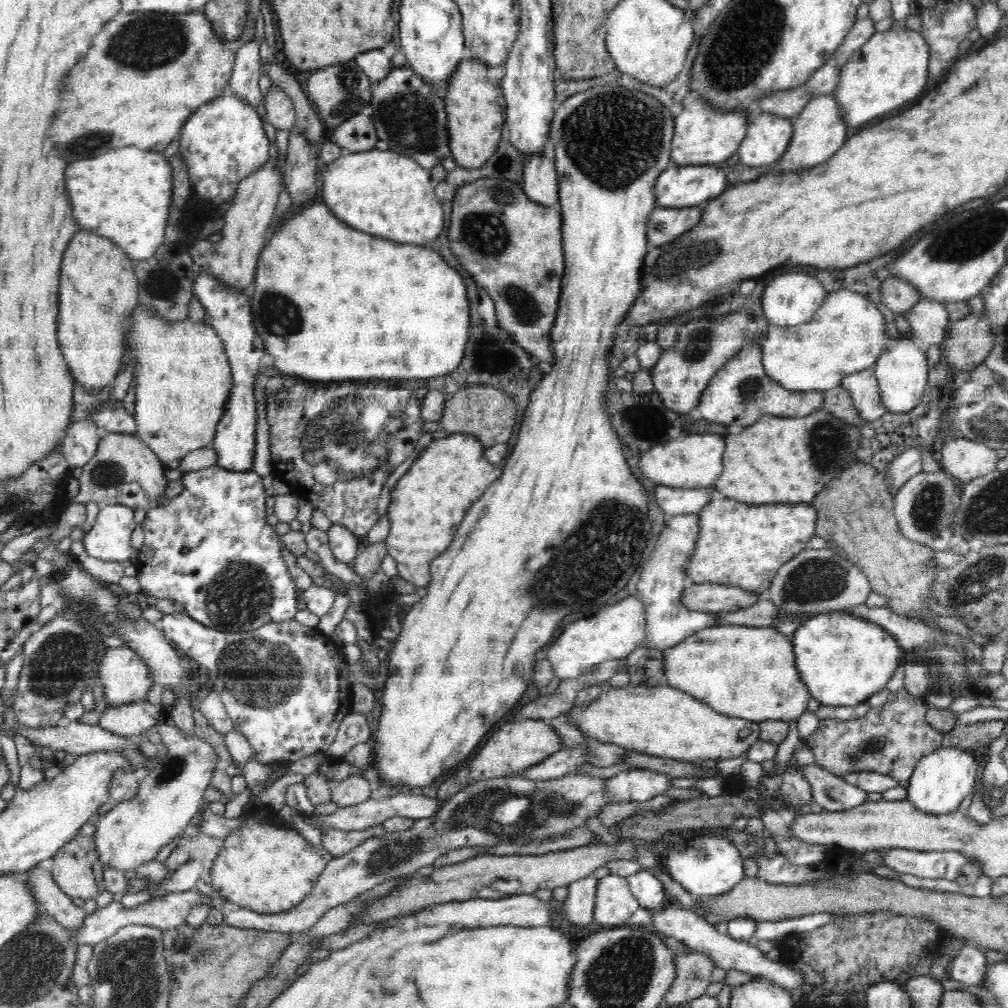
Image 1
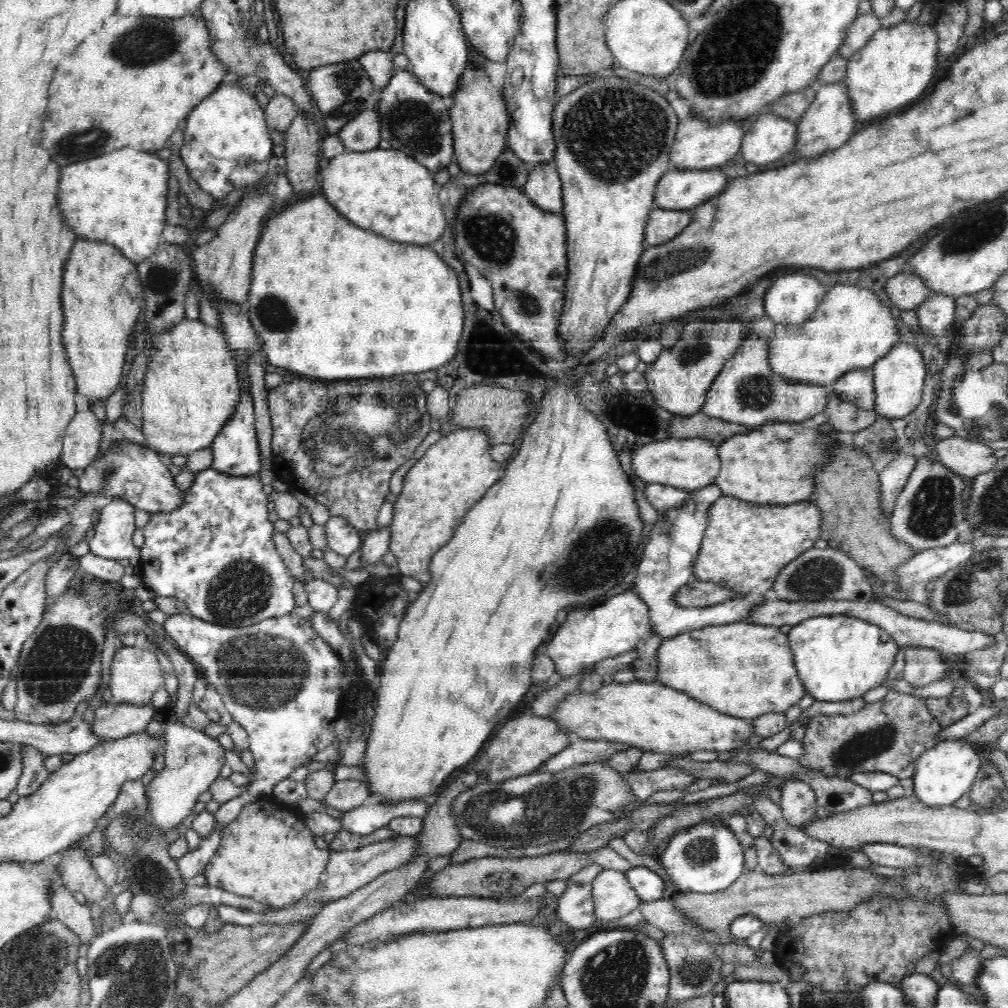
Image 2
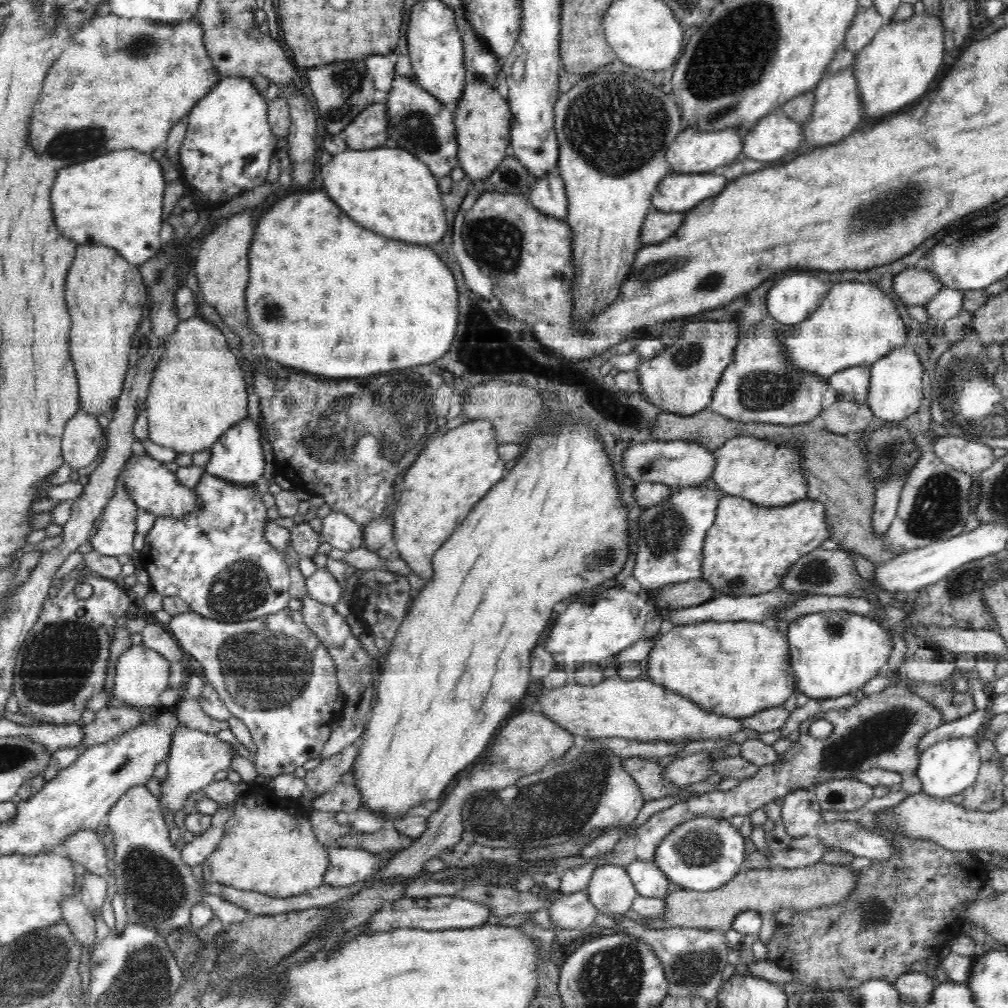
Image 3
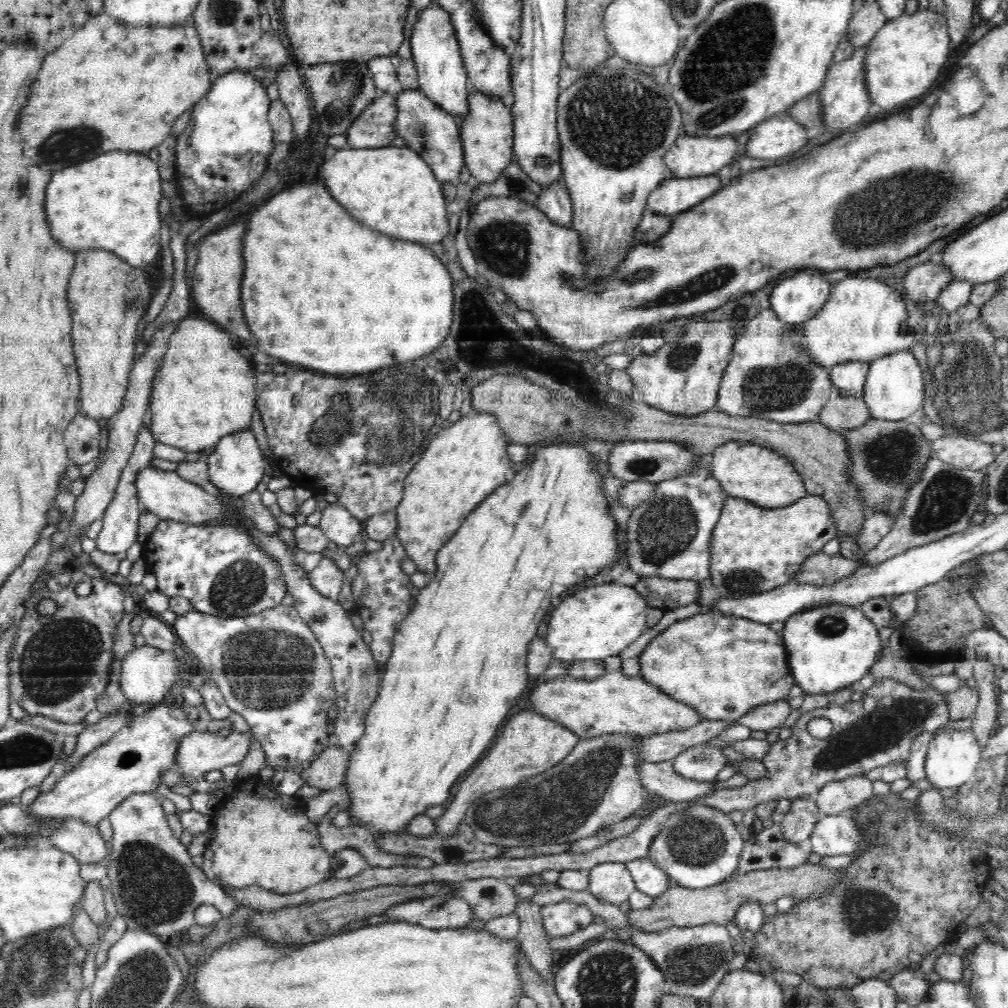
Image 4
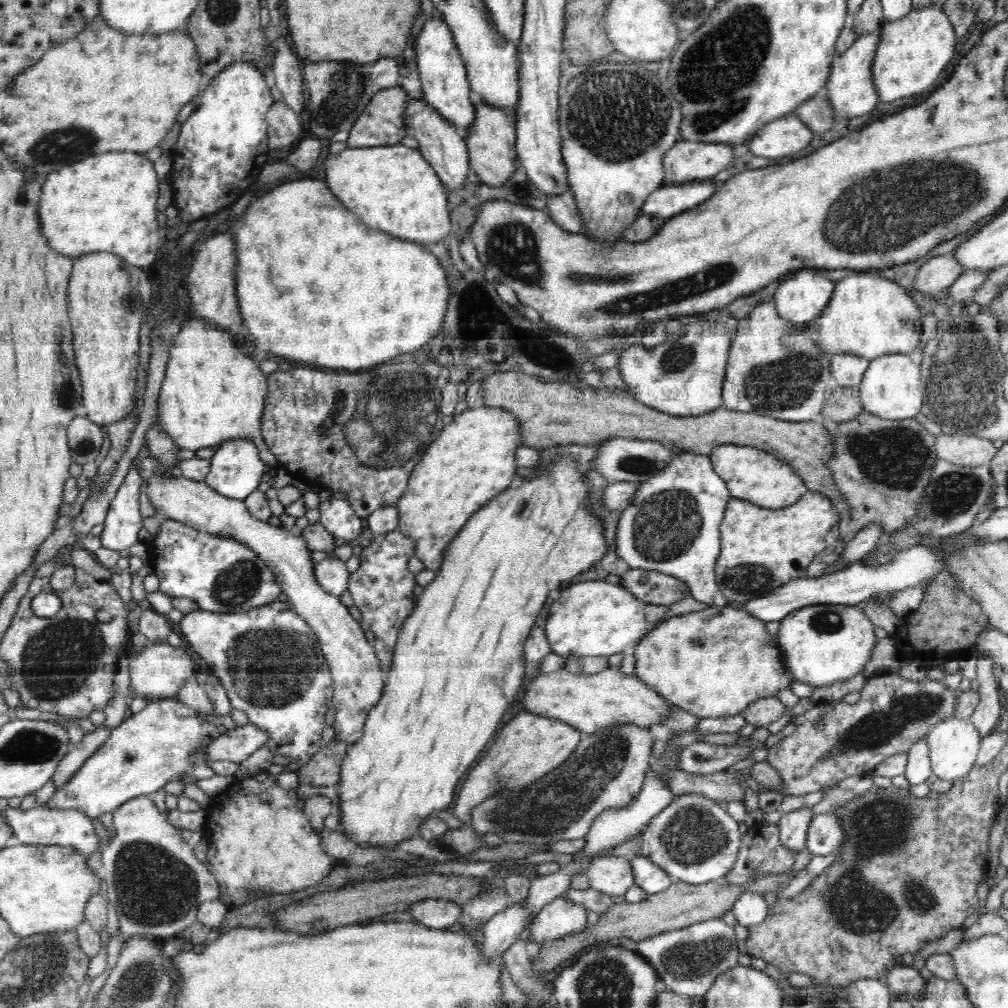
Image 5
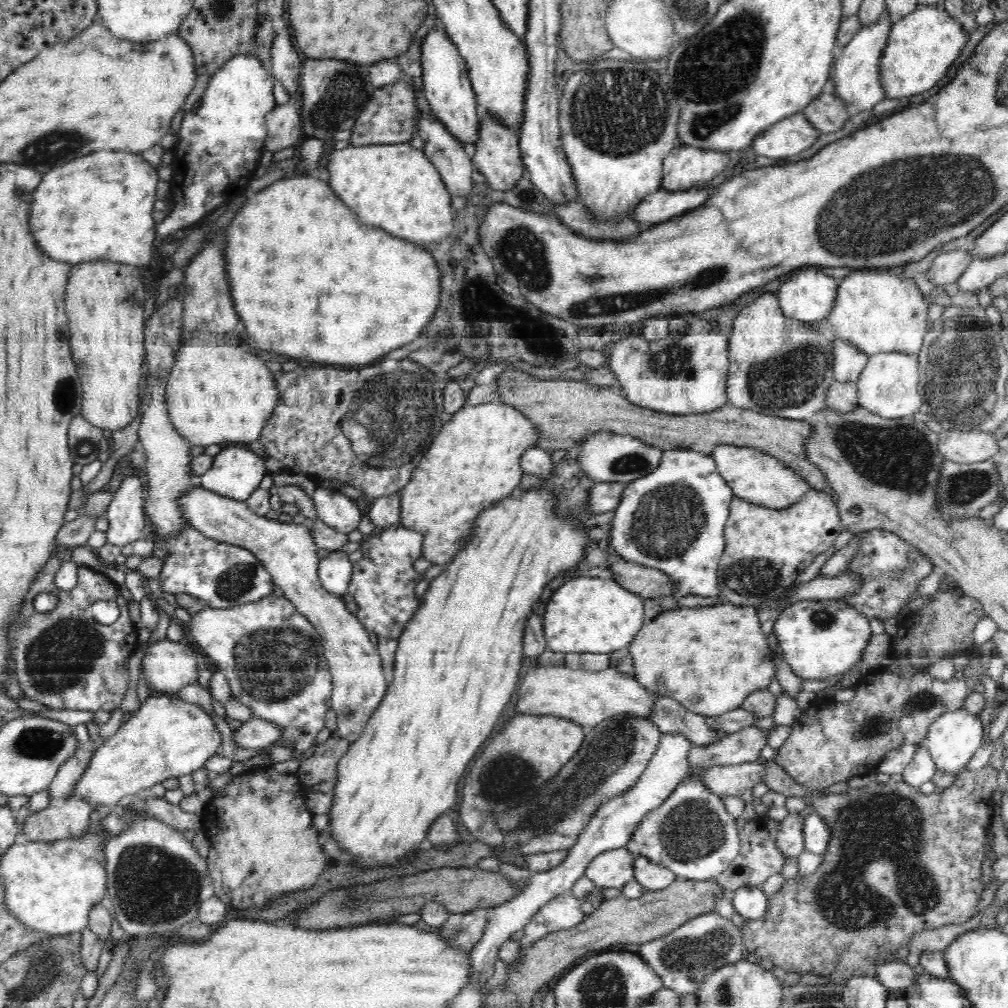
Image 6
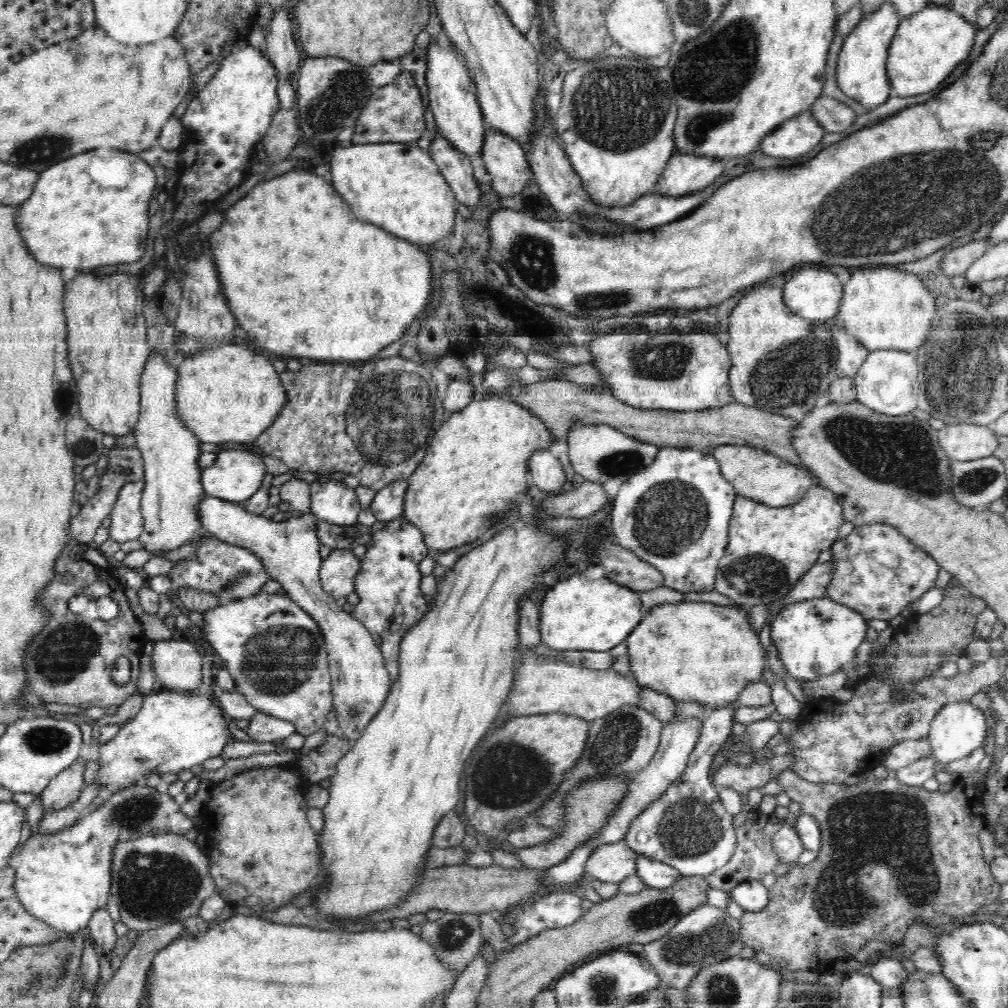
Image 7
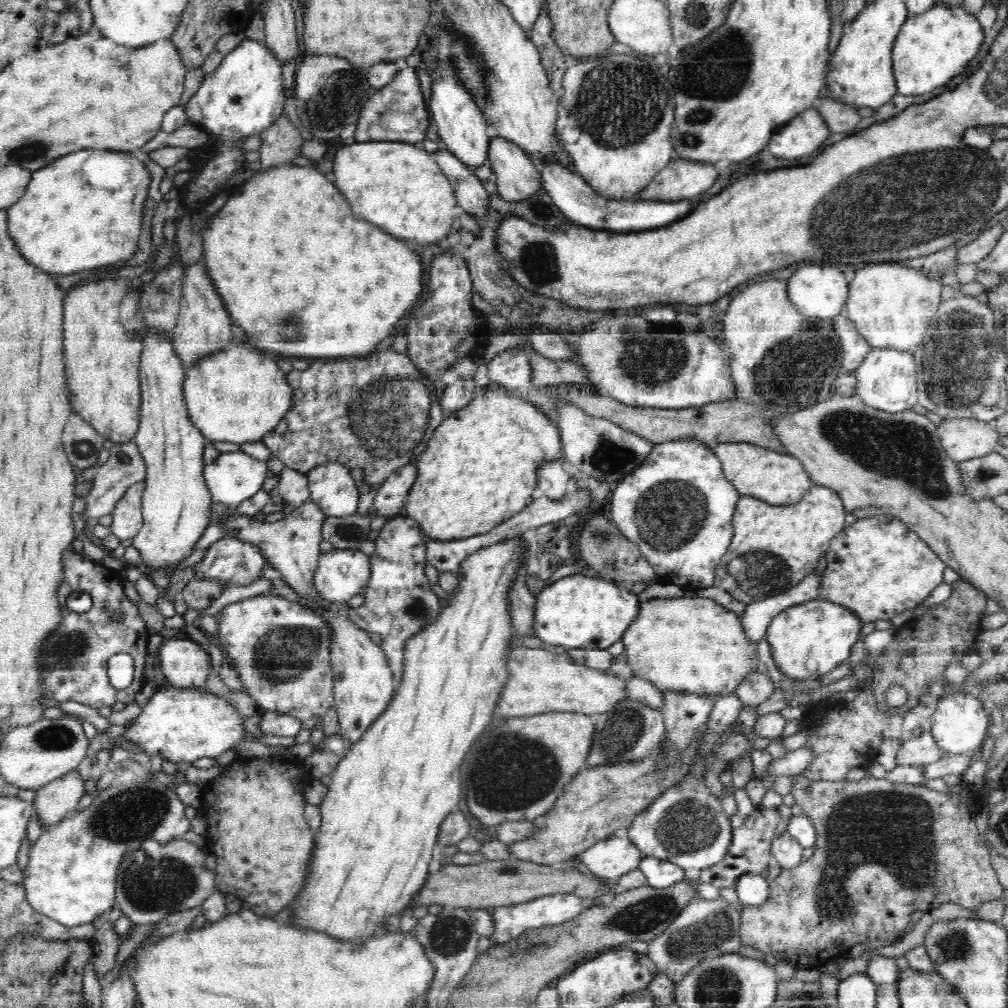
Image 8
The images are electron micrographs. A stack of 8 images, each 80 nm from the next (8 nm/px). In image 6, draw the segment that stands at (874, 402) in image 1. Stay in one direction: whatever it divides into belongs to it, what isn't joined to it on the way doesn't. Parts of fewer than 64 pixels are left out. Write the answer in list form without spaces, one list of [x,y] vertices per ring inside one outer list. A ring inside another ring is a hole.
[[[834,340],[833,378],[837,382],[854,382],[860,378],[869,356],[858,347],[845,342]]]

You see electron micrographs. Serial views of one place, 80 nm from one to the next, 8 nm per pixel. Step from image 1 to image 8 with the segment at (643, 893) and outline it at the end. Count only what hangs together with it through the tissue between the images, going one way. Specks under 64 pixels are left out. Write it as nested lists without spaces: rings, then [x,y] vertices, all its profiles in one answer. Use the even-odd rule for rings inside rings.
[[[654,856],[643,857],[639,862],[639,869],[646,877],[647,886],[656,889],[671,887],[685,879],[685,870],[679,865]]]

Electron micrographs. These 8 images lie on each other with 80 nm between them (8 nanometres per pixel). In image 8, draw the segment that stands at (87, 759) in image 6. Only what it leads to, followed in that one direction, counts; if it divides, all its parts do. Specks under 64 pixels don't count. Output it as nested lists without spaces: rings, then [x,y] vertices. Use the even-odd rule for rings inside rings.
[[[78,770],[36,790],[33,802],[39,822],[50,827],[70,816],[85,802],[86,790]]]

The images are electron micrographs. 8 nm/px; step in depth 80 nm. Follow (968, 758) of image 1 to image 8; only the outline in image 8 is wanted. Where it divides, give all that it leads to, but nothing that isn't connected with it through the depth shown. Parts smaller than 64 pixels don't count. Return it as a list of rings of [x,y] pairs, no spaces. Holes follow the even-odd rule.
[[[956,692],[941,698],[936,704],[930,731],[940,749],[948,753],[965,754],[978,751],[983,746],[990,723],[991,717],[987,704],[982,703],[974,694]]]

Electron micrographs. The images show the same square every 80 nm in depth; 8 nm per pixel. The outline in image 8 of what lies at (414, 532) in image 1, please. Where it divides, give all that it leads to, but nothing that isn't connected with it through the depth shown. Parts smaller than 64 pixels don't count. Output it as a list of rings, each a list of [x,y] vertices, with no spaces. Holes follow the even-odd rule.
[[[493,382],[479,389],[469,404],[454,411],[433,432],[426,450],[416,462],[417,475],[403,513],[420,524],[429,540],[458,540],[484,534],[526,508],[526,499],[538,486],[540,466],[564,461],[558,450],[561,432],[552,417],[530,401],[508,394],[504,385]]]

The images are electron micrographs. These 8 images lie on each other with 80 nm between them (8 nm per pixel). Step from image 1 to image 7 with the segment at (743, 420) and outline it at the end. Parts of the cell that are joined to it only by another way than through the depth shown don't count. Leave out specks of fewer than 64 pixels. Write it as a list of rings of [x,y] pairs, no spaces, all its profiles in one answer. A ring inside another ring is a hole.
[[[763,284],[744,292],[728,320],[725,342],[731,356],[729,384],[736,402],[763,412],[792,417],[792,420],[830,403],[828,389],[838,379],[833,320],[824,319],[822,326],[816,326],[816,321],[806,320],[788,310],[783,288]]]

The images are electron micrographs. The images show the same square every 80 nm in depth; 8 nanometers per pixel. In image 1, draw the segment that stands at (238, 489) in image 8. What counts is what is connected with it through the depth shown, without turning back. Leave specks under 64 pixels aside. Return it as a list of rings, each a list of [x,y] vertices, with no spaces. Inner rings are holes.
[[[204,271],[196,272],[193,294],[202,303],[208,312],[210,326],[217,332],[223,342],[229,363],[231,364],[232,388],[227,411],[216,427],[215,439],[212,447],[216,451],[216,465],[228,471],[250,471],[254,463],[254,446],[256,446],[256,424],[258,415],[256,409],[256,395],[254,395],[254,382],[256,376],[262,371],[260,363],[265,354],[264,341],[257,334],[252,324],[250,291],[243,294],[228,290],[220,282],[206,275]]]

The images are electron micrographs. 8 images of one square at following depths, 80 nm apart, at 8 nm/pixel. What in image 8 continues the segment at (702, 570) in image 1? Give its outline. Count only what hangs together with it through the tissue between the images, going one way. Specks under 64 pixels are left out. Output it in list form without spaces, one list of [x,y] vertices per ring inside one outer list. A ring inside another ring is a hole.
[[[820,485],[812,486],[812,488],[808,490],[808,494],[805,494],[801,498],[802,500],[800,500],[800,502],[796,501],[796,504],[792,505],[772,505],[768,504],[768,501],[760,500],[753,496],[741,496],[736,505],[734,516],[732,517],[734,525],[732,540],[728,552],[724,554],[718,566],[715,568],[716,581],[712,586],[728,591],[734,599],[748,605],[756,599],[764,600],[764,598],[770,598],[777,594],[784,594],[791,588],[794,588],[794,586],[796,586],[808,573],[816,571],[816,568],[818,568],[818,560],[829,551],[832,538],[844,528],[845,510],[843,507],[843,500],[839,497],[839,493],[837,493],[835,489]]]

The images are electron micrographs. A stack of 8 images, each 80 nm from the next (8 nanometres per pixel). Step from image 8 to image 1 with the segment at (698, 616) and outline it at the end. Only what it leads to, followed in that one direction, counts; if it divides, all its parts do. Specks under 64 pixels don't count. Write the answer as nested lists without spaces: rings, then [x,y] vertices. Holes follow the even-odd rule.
[[[771,626],[704,628],[662,653],[663,682],[711,706],[720,714],[754,722],[788,722],[798,721],[807,712],[811,695],[797,672],[792,642]]]

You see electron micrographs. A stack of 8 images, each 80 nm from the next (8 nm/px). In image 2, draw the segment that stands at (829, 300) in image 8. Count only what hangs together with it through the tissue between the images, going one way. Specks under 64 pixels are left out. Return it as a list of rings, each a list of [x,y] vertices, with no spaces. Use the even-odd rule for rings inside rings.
[[[794,272],[776,278],[765,294],[766,314],[782,325],[806,322],[824,300],[828,287],[812,276]]]

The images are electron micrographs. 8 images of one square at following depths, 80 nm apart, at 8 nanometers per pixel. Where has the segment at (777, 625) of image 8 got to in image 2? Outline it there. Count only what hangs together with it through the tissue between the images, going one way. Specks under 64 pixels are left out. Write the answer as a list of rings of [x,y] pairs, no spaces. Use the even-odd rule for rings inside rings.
[[[846,614],[821,615],[809,617],[798,625],[792,626],[788,634],[793,655],[793,663],[799,680],[805,687],[805,693],[822,702],[842,702],[852,698],[862,698],[868,691],[883,684],[895,663],[896,654],[900,650],[897,643],[882,628],[870,621]]]

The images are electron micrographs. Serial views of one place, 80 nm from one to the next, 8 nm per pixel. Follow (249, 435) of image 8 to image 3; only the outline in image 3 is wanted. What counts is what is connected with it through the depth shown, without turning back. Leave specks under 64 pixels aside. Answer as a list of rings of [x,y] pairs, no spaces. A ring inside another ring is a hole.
[[[200,315],[181,320],[176,330],[164,339],[164,346],[147,392],[145,414],[149,422],[149,440],[182,454],[211,448],[224,432],[248,416],[246,382],[236,364],[236,356],[220,329]]]

